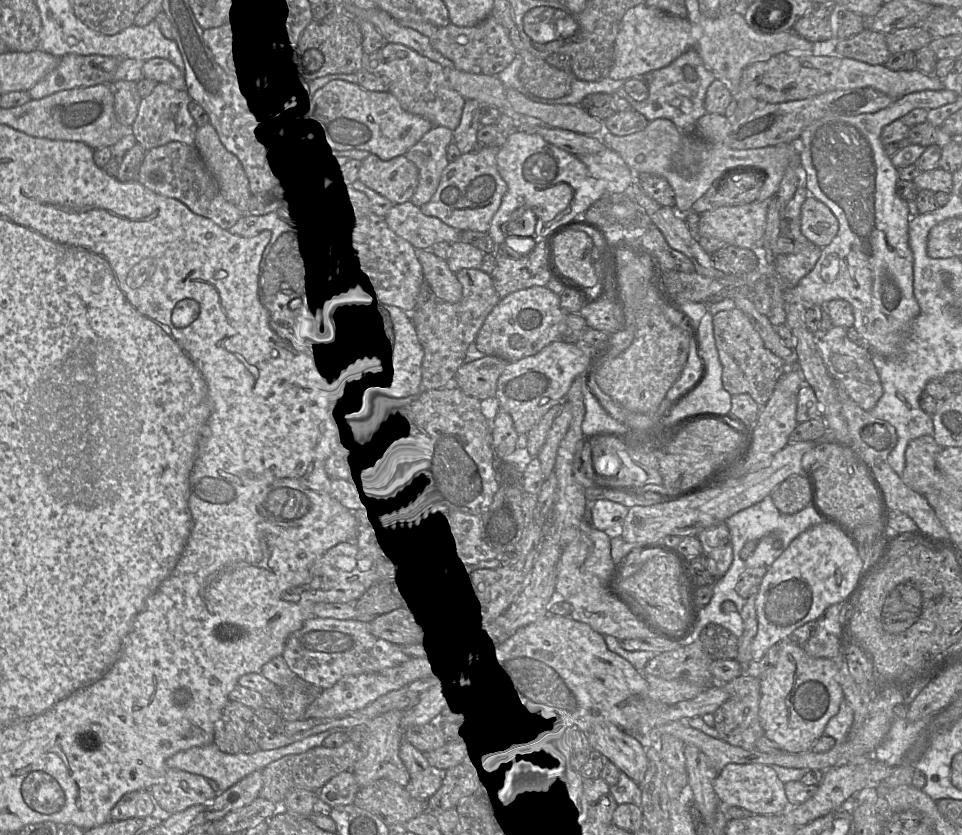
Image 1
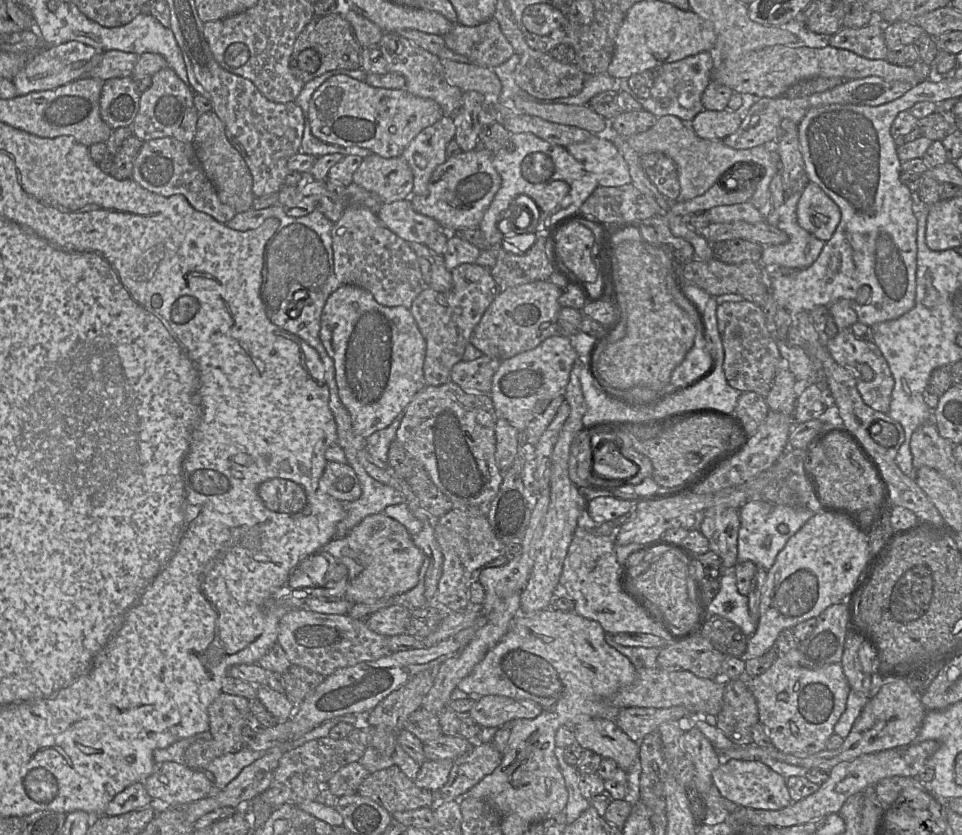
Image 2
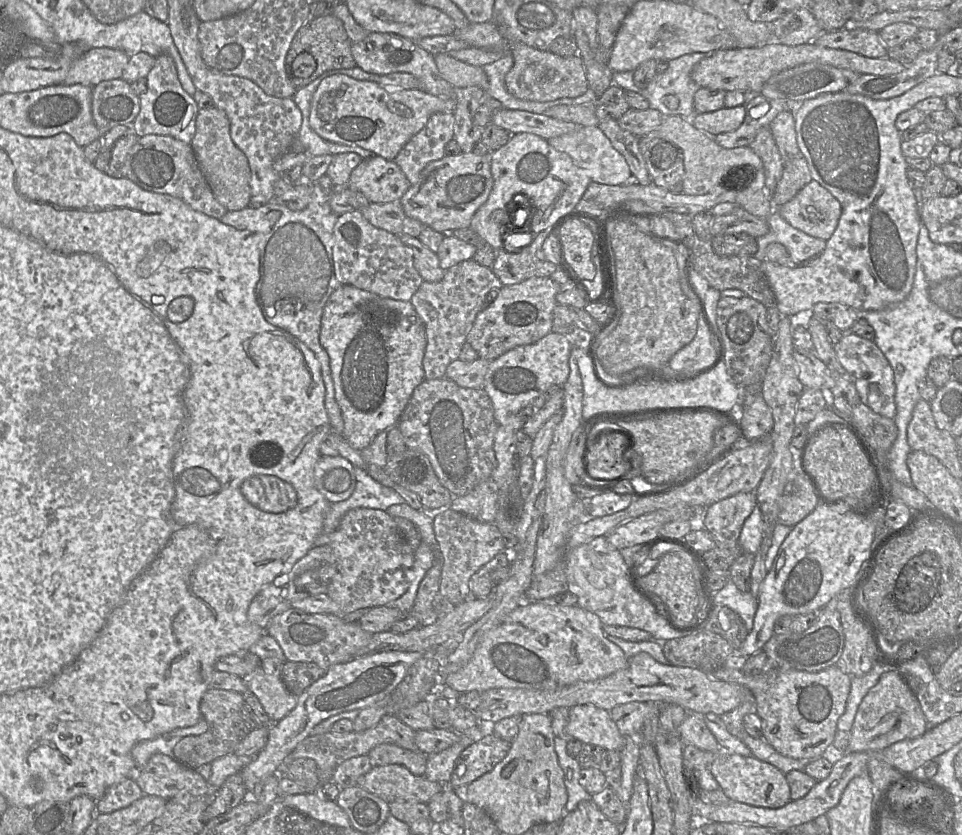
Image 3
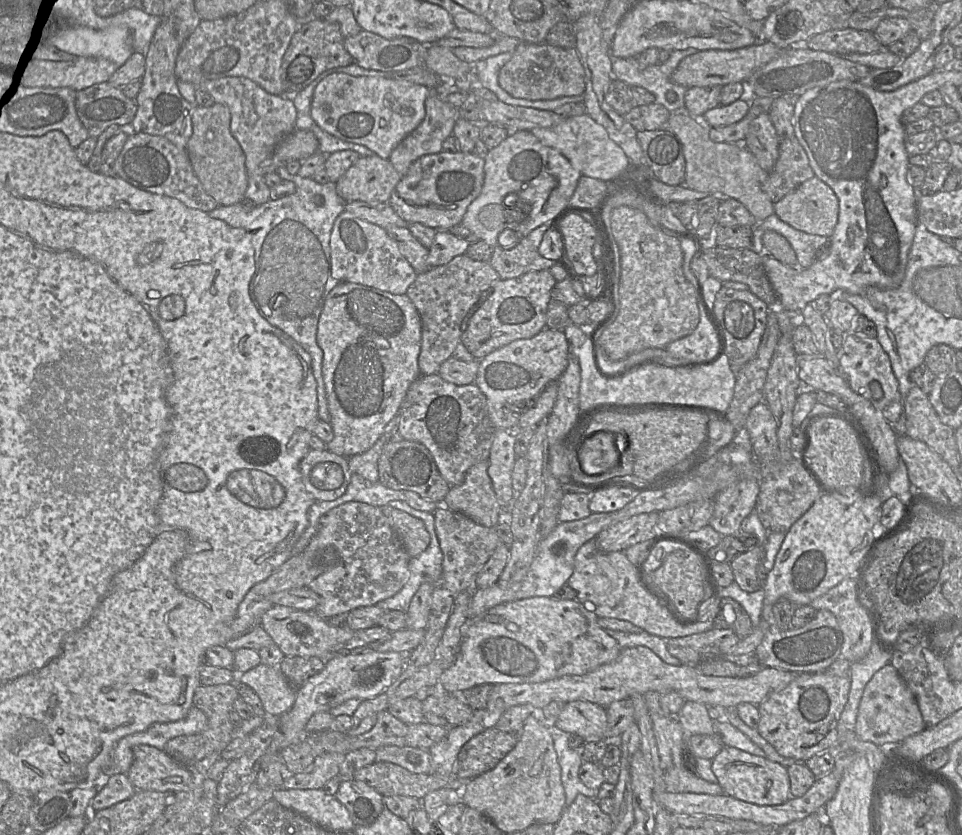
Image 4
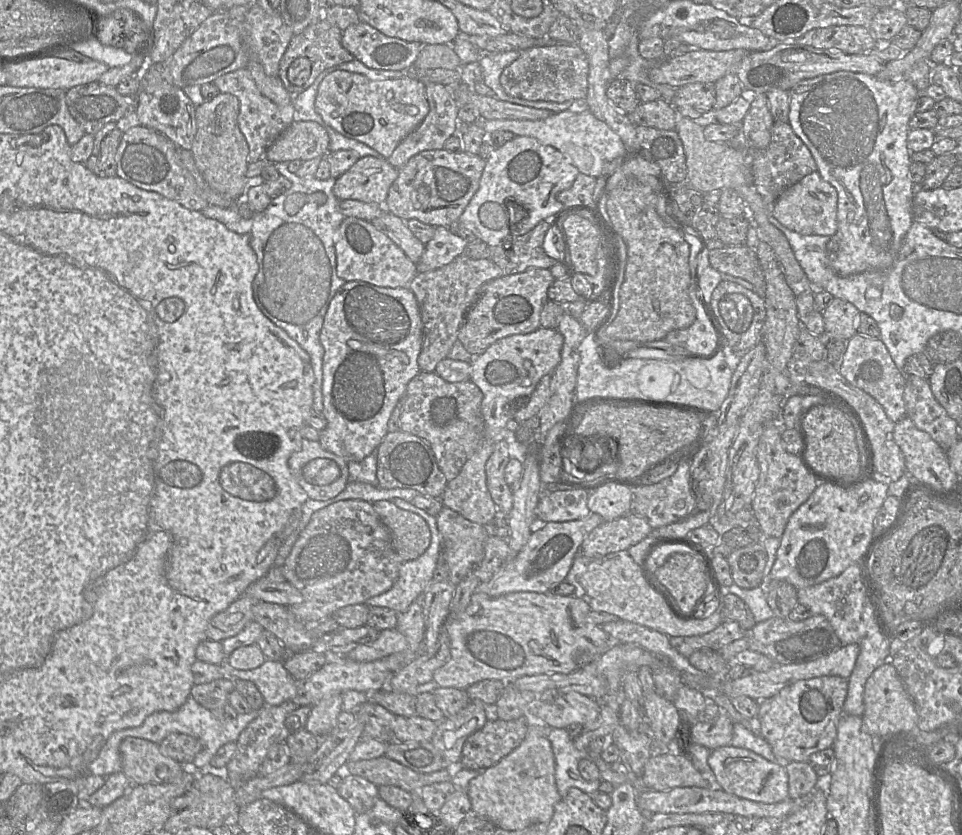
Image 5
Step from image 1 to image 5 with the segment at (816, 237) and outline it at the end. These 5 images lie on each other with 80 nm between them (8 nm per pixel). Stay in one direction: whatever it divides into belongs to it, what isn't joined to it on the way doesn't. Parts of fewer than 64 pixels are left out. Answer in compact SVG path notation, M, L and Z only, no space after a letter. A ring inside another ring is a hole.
M816 170L787 188L771 206L771 215L785 227L799 234L832 237L838 226L837 204L837 190Z

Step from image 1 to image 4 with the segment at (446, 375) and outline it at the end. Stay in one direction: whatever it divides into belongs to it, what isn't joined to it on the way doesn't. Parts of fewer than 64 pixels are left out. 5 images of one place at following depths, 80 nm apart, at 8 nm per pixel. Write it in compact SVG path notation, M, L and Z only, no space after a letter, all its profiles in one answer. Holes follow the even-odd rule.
M458 255L447 264L431 267L417 275L415 281L408 287L406 295L421 318L422 342L418 357L420 375L437 374L441 364L452 357L456 346L461 342L462 321L472 309L477 310L482 305L485 296L489 294L488 289L492 288L499 279L499 274L490 262L475 261L466 255Z

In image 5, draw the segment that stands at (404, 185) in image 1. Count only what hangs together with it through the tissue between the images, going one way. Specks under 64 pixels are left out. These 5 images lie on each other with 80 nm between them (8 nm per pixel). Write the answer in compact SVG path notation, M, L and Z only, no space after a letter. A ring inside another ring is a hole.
M360 157L335 180L333 193L339 201L358 200L384 206L398 172L399 169L384 158Z

